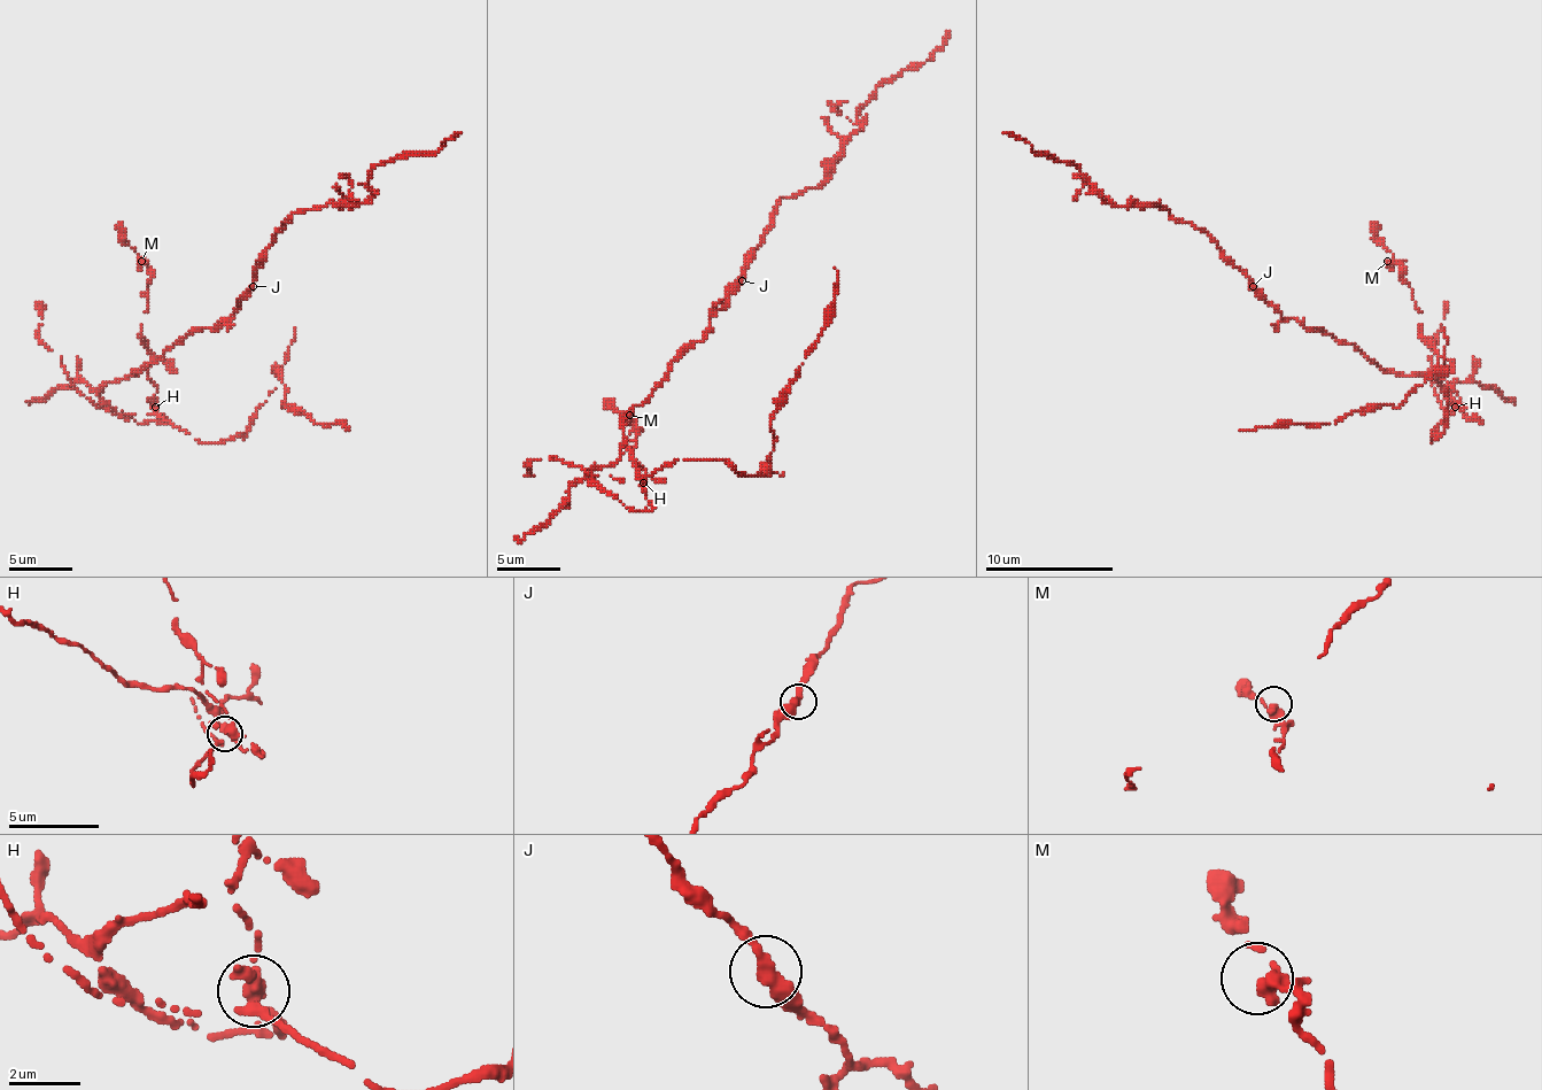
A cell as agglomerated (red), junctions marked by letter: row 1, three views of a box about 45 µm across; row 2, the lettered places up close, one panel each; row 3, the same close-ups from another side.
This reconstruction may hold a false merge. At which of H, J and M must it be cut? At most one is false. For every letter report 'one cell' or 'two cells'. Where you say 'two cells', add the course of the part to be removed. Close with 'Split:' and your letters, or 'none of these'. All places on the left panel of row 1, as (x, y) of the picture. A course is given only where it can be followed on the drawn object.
H: two cells; course (154, 408), (195, 440), (224, 443), (247, 430), (279, 372), (281, 408), (346, 430)
J: one cell
M: one cell
Split: H

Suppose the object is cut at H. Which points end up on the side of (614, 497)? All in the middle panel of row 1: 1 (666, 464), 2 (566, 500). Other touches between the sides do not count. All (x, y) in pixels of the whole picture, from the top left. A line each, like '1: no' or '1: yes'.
1: no
2: yes

